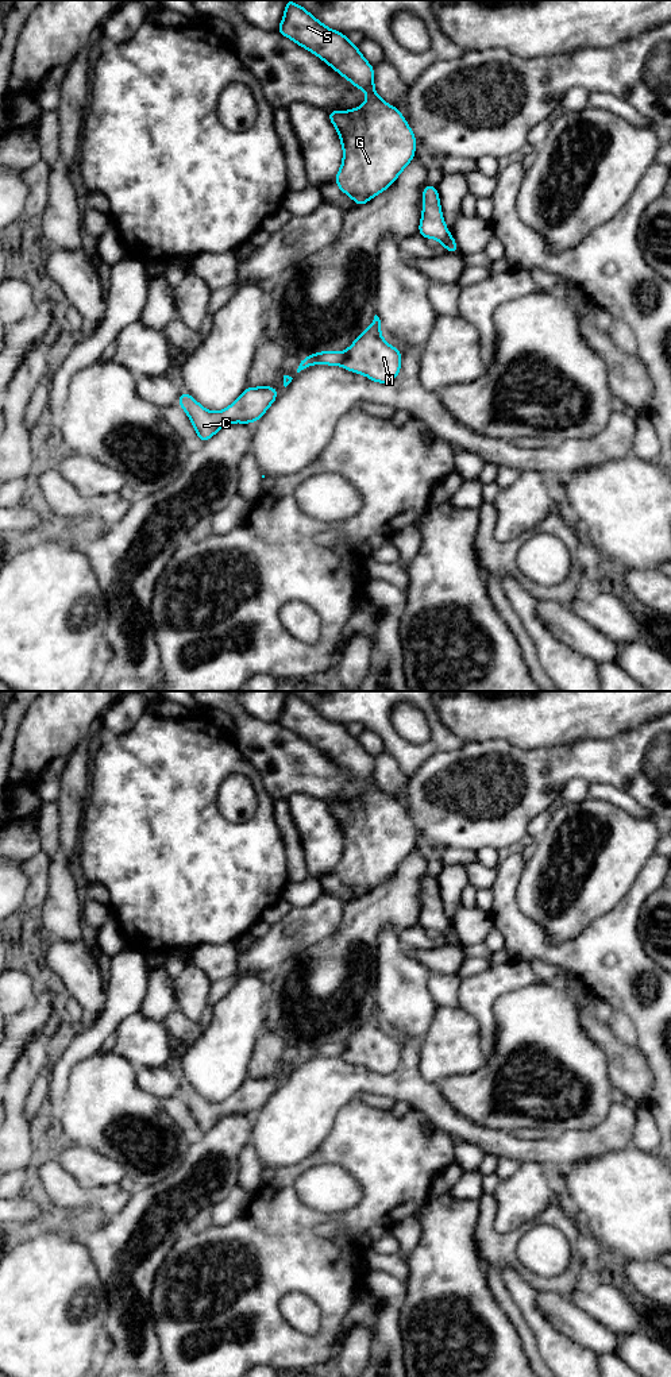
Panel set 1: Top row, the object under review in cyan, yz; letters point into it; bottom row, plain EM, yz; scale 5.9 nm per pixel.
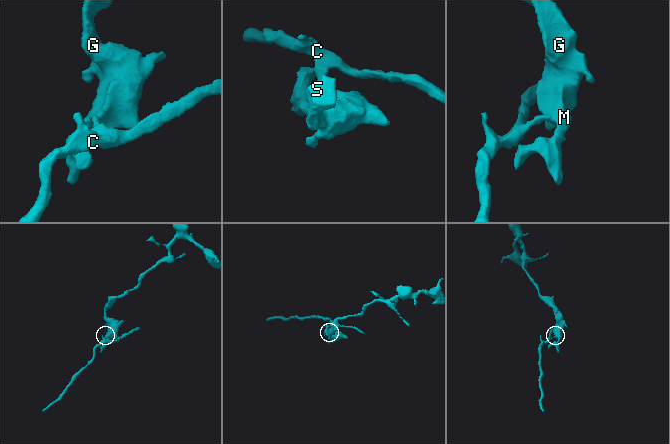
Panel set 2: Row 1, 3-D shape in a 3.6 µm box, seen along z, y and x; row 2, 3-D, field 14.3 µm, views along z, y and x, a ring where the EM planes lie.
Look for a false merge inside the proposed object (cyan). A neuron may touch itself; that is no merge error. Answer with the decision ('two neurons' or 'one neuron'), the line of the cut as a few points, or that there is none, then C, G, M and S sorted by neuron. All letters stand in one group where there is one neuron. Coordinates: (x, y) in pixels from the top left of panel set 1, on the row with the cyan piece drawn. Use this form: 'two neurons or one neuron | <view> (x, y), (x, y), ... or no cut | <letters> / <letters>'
two neurons | yz (340, 354), (338, 363) | C / G M S

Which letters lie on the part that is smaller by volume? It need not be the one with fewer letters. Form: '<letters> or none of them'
C

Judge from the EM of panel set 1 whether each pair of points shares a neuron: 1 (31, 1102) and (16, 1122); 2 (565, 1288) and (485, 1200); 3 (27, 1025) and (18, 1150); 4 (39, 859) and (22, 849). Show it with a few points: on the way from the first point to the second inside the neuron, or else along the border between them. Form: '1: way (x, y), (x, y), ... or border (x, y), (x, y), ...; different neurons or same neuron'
1: border (23, 1104), (23, 1115), (30, 1126); different neurons
2: way (536, 1281), (521, 1271), (486, 1235), (486, 1229); same neuron
3: border (42, 1030), (24, 1044), (14, 1065); different neurons
4: border (39, 849), (22, 861); different neurons

